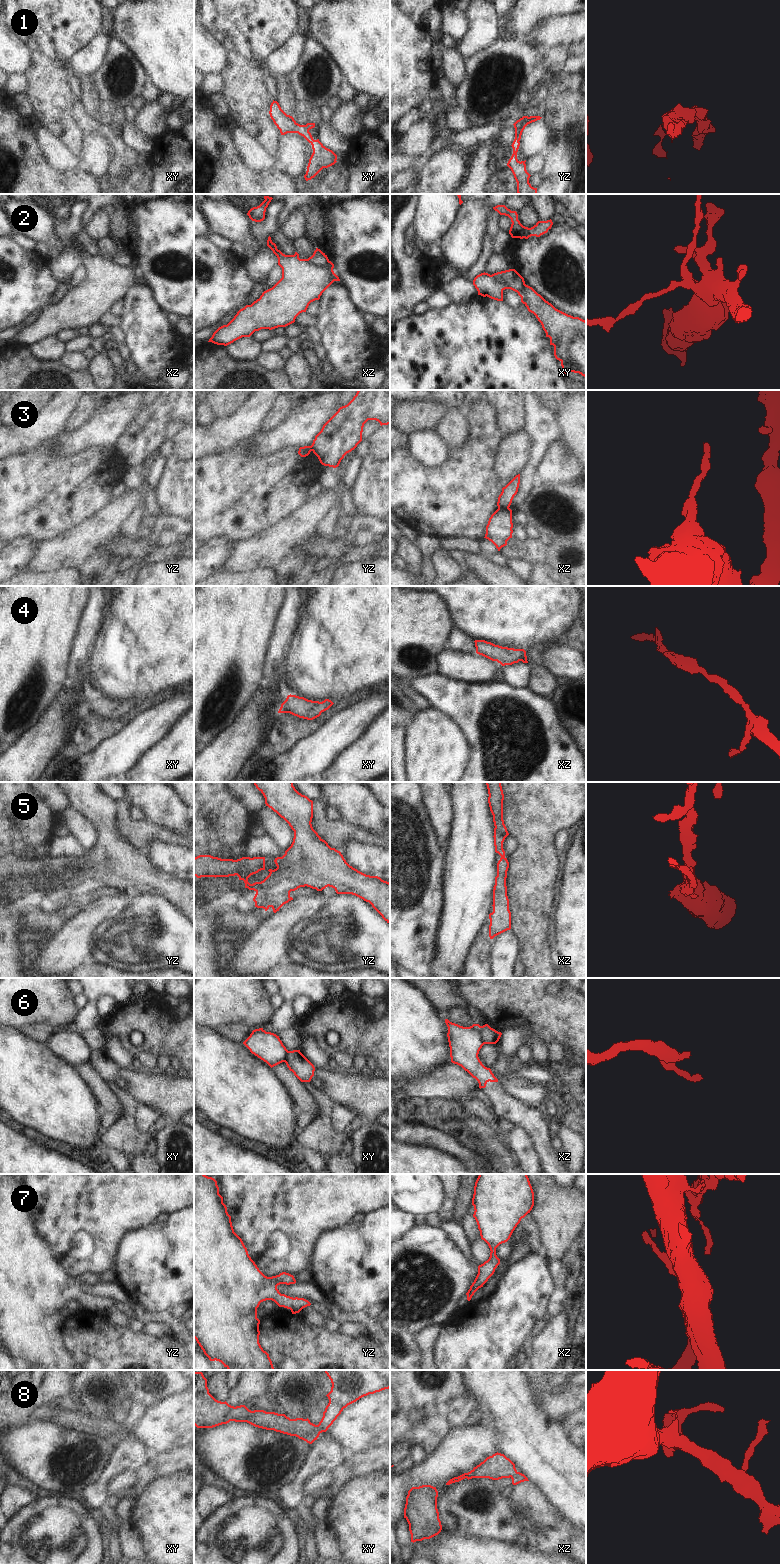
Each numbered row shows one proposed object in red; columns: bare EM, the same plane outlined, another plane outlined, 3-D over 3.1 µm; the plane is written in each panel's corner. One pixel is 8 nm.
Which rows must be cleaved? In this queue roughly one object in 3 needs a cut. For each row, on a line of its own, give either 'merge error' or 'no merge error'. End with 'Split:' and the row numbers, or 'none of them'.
1: no merge error
2: merge error
3: merge error
4: no merge error
5: no merge error
6: merge error
7: no merge error
8: merge error
Split: 2, 3, 6, 8

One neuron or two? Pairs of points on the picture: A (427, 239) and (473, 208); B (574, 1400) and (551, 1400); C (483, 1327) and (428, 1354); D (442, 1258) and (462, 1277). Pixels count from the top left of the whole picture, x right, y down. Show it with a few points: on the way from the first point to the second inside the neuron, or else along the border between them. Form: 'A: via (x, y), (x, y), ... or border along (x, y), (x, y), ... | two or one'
A: border along (460, 205), (453, 223), (439, 240) | two
B: via (568, 1400), (557, 1400) | one
C: border along (440, 1330), (434, 1344), (433, 1359) | two
D: via (447, 1263), (457, 1273) | one

